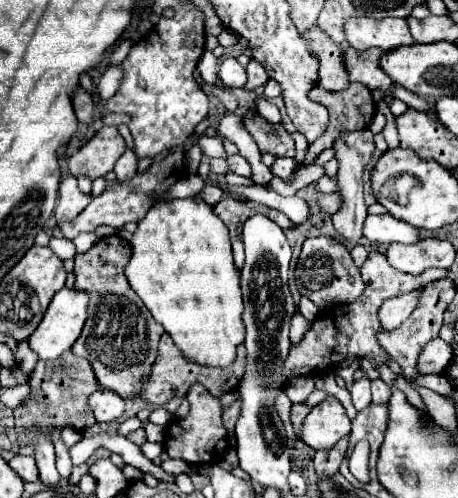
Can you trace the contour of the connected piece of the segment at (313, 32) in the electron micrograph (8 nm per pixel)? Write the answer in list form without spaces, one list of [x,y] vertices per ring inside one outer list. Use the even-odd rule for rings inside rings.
[[[313,25],[307,33],[303,33],[311,55],[319,61],[319,79],[317,83],[327,91],[343,91],[349,87],[347,69],[343,65],[343,47],[333,45],[333,41],[319,29],[319,25]]]

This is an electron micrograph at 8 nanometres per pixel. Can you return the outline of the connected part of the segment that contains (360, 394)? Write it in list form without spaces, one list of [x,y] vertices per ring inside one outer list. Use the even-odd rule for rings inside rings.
[[[359,379],[351,387],[351,401],[357,411],[363,411],[365,407],[371,405],[371,383],[367,379]]]

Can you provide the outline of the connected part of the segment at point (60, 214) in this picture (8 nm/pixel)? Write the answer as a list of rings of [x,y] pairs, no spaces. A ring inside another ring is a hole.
[[[73,175],[65,177],[59,185],[59,199],[55,207],[55,219],[57,221],[71,221],[75,219],[91,201],[91,195],[85,195],[77,187],[77,179]]]

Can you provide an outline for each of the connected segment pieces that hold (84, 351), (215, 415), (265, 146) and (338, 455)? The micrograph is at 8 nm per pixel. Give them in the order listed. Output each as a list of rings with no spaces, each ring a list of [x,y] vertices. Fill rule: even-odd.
[[[117,235],[101,239],[87,253],[75,255],[75,289],[87,291],[91,301],[87,323],[71,349],[75,355],[91,361],[101,387],[111,389],[125,399],[139,397],[143,377],[151,373],[151,365],[155,363],[159,337],[165,333],[165,329],[151,317],[143,301],[139,301],[139,295],[131,289],[123,273],[129,259],[131,247]]]
[[[193,385],[187,393],[187,401],[191,403],[189,415],[165,427],[165,451],[169,457],[179,457],[191,465],[211,465],[219,461],[227,449],[227,429],[219,417],[219,399],[211,397],[203,385]]]
[[[251,113],[245,117],[245,127],[253,135],[261,151],[275,157],[295,157],[295,143],[281,123],[269,125],[257,113]]]
[[[343,437],[343,441],[339,441],[331,451],[317,451],[315,453],[313,463],[315,463],[315,471],[317,471],[319,481],[333,477],[339,471],[339,465],[345,457],[345,451],[347,451],[347,437]]]

